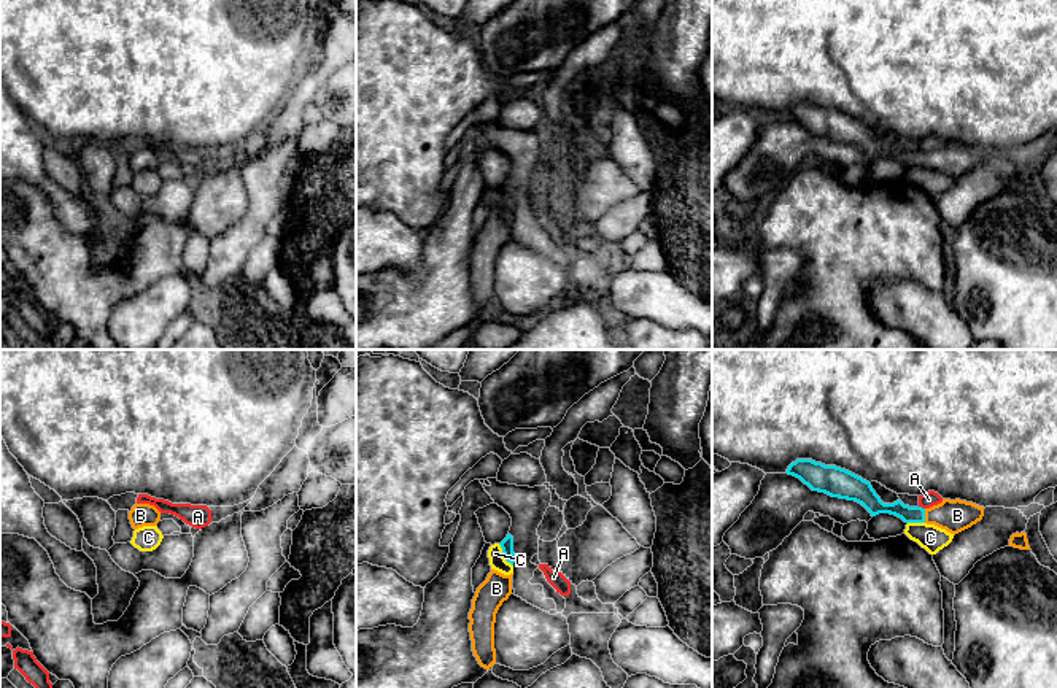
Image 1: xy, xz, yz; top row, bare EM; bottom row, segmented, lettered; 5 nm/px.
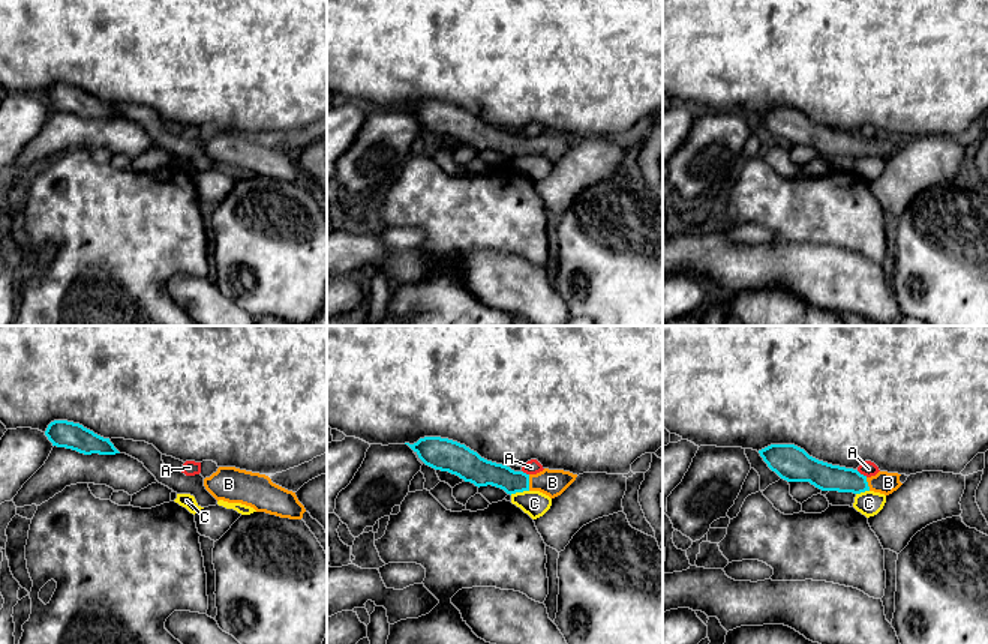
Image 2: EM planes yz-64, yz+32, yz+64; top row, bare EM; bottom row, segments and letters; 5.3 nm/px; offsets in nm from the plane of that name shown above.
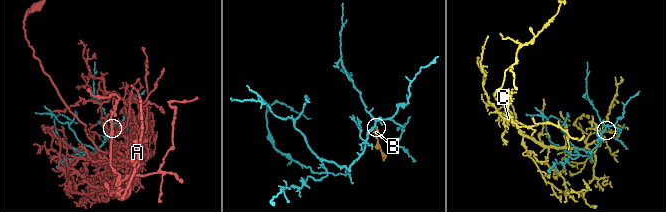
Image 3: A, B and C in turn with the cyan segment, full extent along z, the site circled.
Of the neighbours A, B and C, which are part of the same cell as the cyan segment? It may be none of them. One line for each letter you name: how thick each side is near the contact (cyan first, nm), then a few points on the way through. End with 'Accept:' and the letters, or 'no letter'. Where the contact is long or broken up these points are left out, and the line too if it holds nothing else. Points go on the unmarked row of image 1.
B: 80 nm thick on the cyan side, 160 nm on the other; runs through yz (908, 158), (924, 159), (957, 159)
Accept: B

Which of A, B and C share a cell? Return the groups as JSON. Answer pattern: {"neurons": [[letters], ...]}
{"neurons": [["A"], ["B"], ["C"]]}

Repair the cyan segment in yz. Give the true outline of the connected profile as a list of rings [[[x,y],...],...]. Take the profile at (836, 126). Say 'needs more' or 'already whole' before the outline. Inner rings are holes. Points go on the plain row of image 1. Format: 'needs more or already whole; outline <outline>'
needs more; outline [[[796,103],[788,110],[785,118],[800,122],[812,135],[855,145],[861,148],[871,160],[890,157],[904,167],[935,168],[954,180],[971,172],[984,160],[984,151],[960,143],[943,143],[941,148],[930,153],[909,151],[900,143],[893,148],[884,148],[869,126],[846,113],[825,110],[812,103]]]

